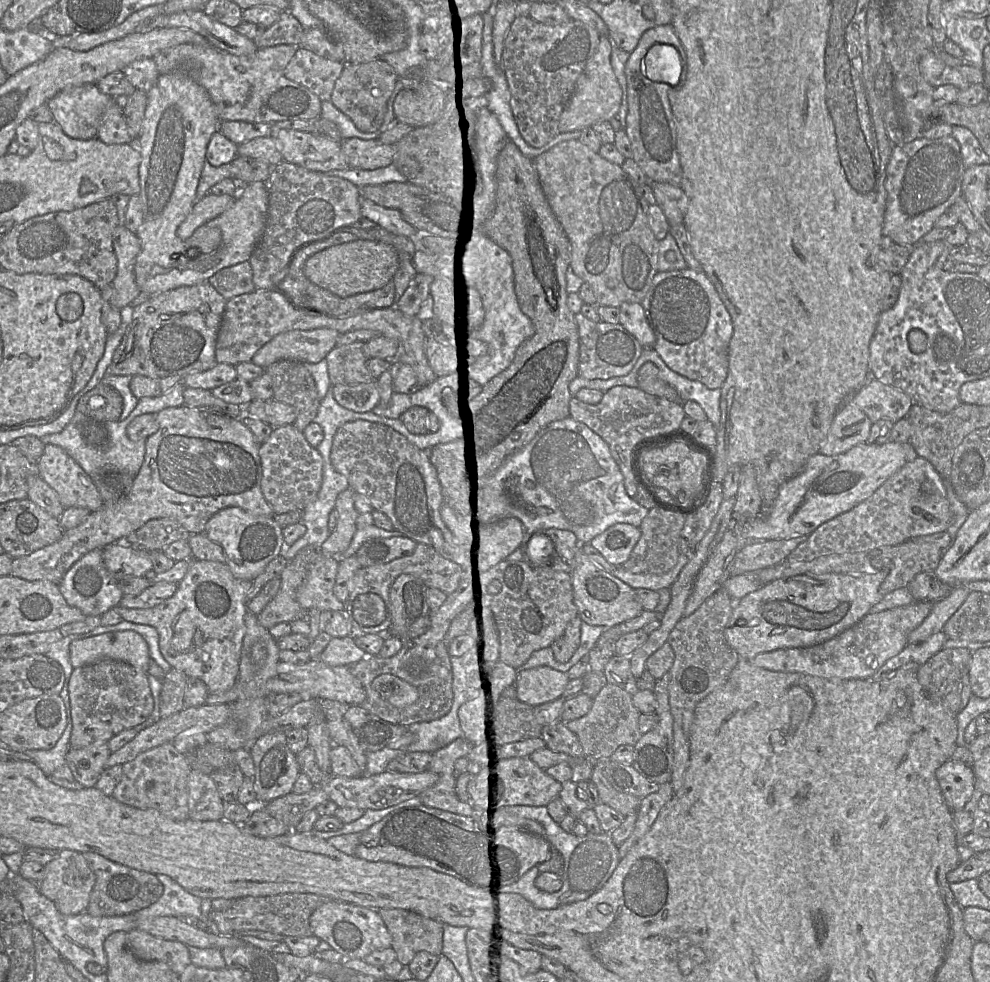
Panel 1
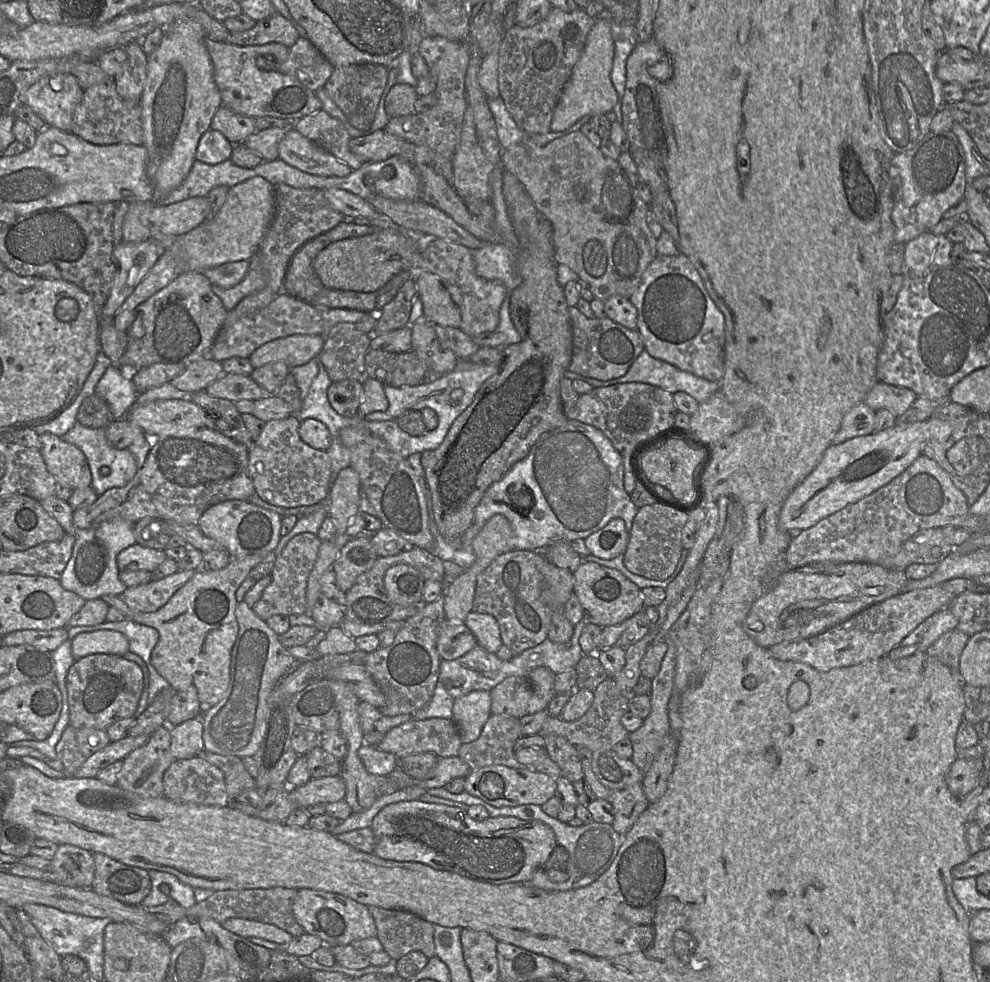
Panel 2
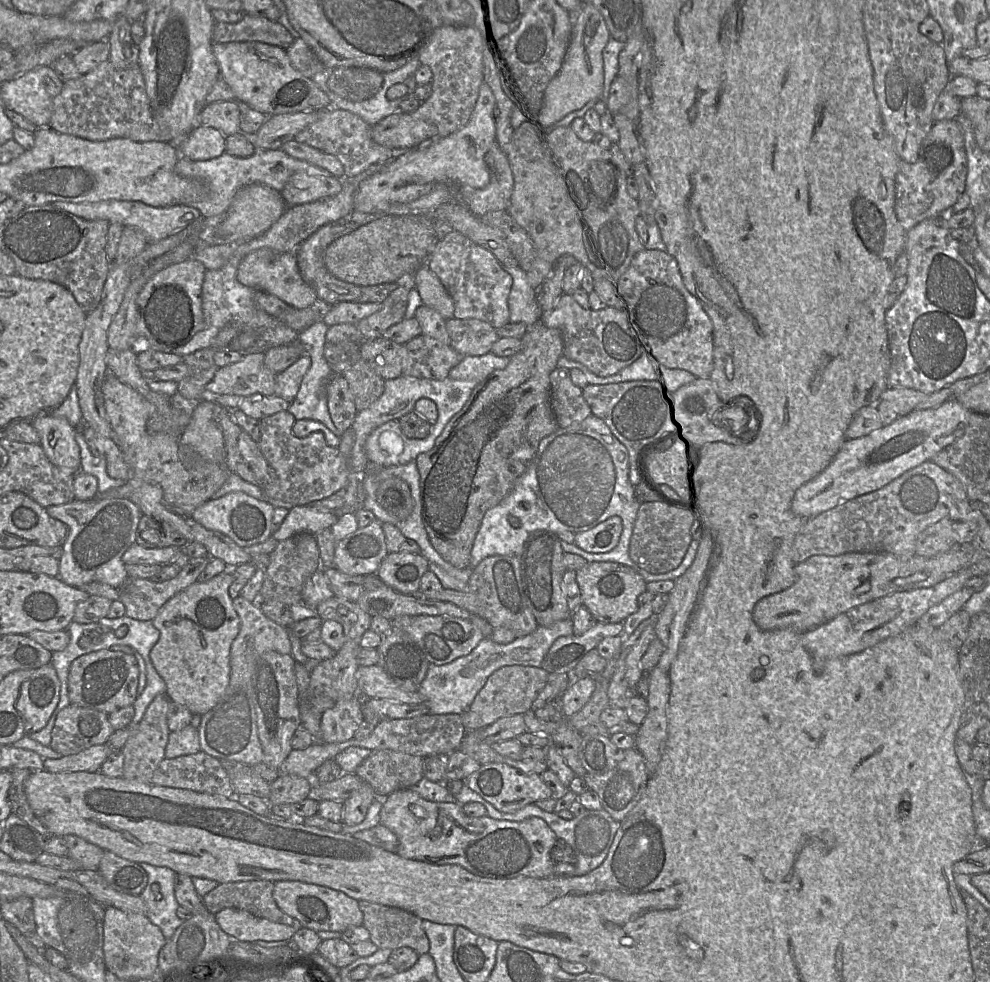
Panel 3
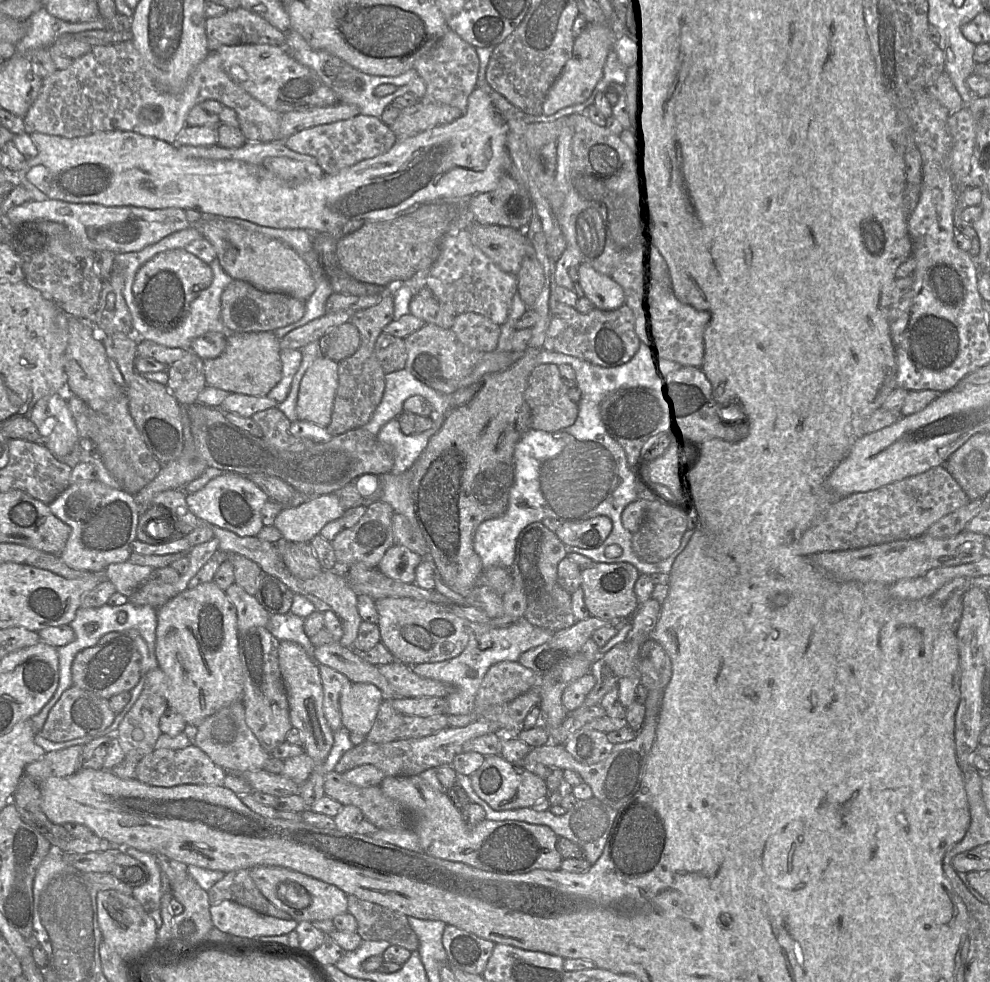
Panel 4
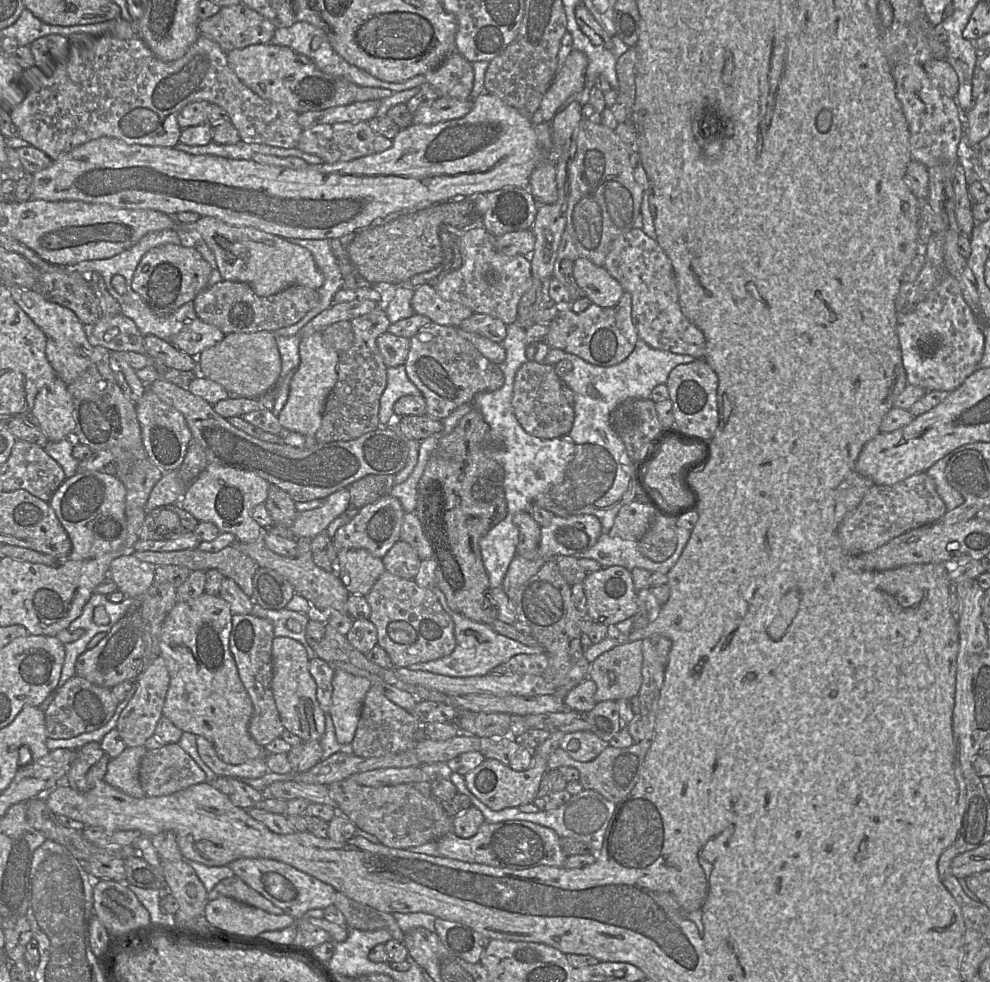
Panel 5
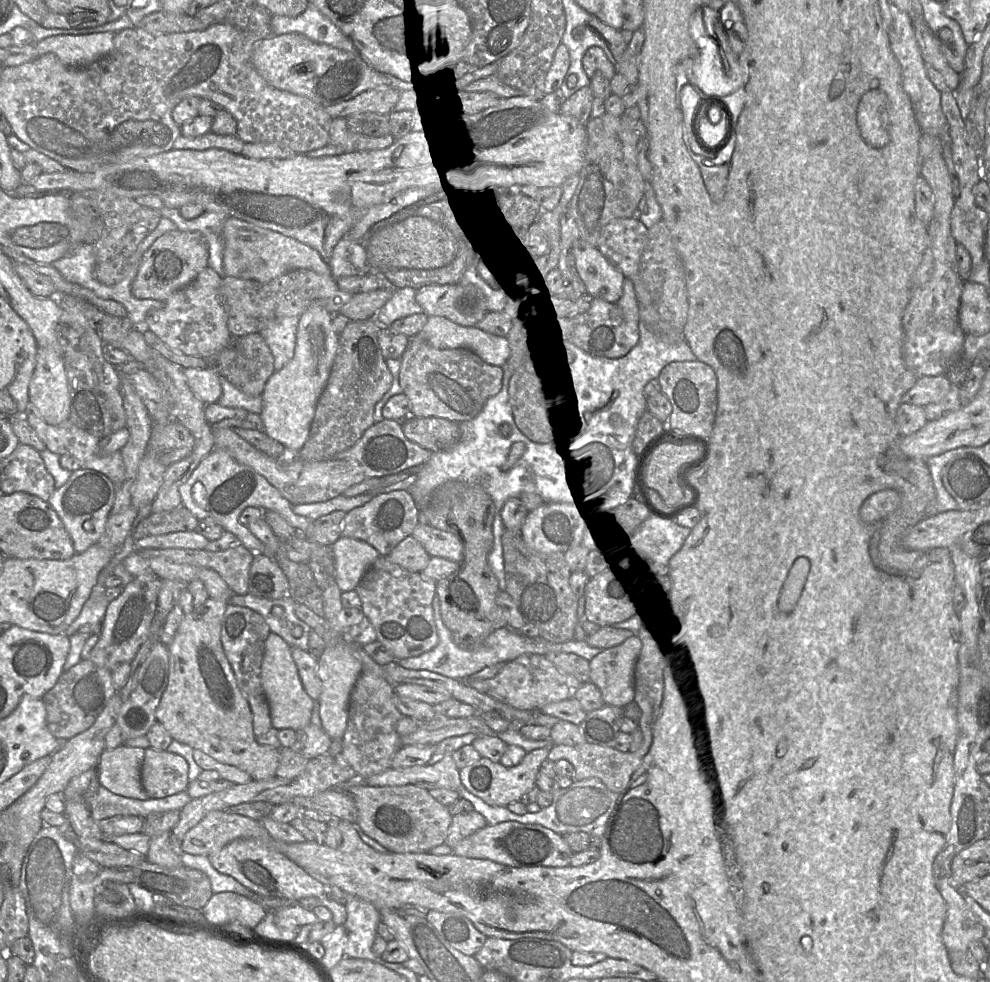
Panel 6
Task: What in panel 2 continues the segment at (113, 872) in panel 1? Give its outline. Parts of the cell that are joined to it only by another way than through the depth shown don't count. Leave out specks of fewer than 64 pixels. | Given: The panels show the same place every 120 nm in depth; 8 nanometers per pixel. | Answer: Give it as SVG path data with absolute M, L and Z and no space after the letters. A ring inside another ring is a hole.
M94 853L95 893L116 899L124 904L137 906L151 892L148 871L116 861L102 853Z

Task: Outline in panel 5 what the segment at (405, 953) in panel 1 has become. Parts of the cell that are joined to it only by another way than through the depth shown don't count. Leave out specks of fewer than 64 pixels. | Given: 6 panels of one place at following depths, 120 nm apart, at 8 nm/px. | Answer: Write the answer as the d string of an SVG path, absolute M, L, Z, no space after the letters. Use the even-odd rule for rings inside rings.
M337 891L333 904L344 915L348 929L362 931L385 929L389 931L394 940L404 941L405 933L401 930L392 914L356 902Z

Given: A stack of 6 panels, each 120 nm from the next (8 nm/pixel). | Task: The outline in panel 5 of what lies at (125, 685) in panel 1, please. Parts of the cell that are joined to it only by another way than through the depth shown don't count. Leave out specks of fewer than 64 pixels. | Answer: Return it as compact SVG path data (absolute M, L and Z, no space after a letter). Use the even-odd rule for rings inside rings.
M135 608L119 619L94 648L86 649L76 660L76 675L91 683L112 689L125 680L136 680L144 652L143 618Z

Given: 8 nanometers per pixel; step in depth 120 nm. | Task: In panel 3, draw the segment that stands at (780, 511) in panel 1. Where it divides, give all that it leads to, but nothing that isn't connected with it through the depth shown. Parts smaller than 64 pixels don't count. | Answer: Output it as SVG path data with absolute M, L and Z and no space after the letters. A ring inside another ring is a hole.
M950 399L935 408L915 409L869 435L846 439L830 464L796 491L791 503L793 513L810 519L848 500L881 489L959 439L971 413L957 399Z

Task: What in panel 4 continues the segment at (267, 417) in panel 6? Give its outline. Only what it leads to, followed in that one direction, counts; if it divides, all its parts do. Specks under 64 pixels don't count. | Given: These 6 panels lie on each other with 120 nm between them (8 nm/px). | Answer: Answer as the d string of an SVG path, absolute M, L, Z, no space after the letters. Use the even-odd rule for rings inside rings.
M320 355L306 370L301 379L296 403L297 419L326 428L331 419L337 385L338 363Z

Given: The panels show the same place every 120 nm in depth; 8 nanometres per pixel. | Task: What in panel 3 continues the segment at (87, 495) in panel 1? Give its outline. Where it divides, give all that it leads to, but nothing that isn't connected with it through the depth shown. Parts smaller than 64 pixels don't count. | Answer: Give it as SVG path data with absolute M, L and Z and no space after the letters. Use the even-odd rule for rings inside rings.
M46 415L32 422L48 460L63 472L75 476L81 469L80 448L75 440L77 428L65 417Z

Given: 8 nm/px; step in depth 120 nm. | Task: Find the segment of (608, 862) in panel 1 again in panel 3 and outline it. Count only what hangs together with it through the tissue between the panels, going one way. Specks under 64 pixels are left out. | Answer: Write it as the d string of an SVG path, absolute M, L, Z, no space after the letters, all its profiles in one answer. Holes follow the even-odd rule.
M465 783L461 792L454 797L455 801L460 805L470 802L481 804L487 811L487 816L495 820L506 821L523 821L530 817L537 817L544 820L551 830L556 834L559 840L564 840L568 843L576 855L576 871L578 876L583 876L598 866L606 859L619 823L614 820L604 809L600 810L585 810L581 814L574 816L571 820L564 820L557 816L555 812L545 812L535 804L527 805L526 807L512 813L502 813L494 808L489 802L480 797L476 792L471 790Z

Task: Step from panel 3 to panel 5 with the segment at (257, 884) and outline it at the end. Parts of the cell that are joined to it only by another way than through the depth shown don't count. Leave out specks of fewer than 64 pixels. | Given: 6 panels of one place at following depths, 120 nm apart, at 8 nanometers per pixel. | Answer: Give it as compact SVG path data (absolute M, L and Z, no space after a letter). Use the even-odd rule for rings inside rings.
M235 875L221 880L208 892L208 900L214 900L219 897L229 897L274 915L284 913L282 909L275 906Z

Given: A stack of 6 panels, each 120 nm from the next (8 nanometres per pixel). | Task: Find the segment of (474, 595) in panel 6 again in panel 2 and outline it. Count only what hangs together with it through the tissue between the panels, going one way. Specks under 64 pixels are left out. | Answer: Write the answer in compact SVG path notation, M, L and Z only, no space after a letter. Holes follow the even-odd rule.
M504 170L502 182L503 195L507 205L508 214L518 238L515 262L521 282L519 286L511 292L510 313L513 324L521 335L521 341L517 344L513 344L507 348L504 348L504 358L500 364L499 371L482 384L482 386L477 391L472 403L454 420L443 442L434 450L427 450L421 453L421 464L424 470L424 481L427 488L429 515L433 515L433 519L438 527L440 534L443 536L445 541L453 547L459 546L459 542L461 541L463 534L473 523L475 509L485 495L488 488L493 483L501 480L517 462L526 458L531 448L542 434L557 427L563 426L568 422L568 419L563 410L560 396L560 381L568 372L569 364L572 358L572 325L568 311L569 306L565 299L563 287L559 284L557 278L557 263L554 259L552 224L541 212L537 210L533 201L525 191L524 186L514 174Z

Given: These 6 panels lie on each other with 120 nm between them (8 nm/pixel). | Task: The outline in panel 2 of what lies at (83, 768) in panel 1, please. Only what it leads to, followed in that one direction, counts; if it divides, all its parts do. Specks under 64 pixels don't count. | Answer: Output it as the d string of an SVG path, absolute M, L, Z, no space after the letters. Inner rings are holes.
M68 725L56 745L56 754L63 763L65 773L68 776L73 776L91 755L109 743L107 730L78 729Z

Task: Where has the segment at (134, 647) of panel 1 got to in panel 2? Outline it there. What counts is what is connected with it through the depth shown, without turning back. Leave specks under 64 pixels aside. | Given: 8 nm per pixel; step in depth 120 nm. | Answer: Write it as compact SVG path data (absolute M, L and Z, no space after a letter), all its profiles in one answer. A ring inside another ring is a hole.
M97 630L75 636L71 649L75 660L96 653L122 656L129 652L129 641L124 634L118 631Z

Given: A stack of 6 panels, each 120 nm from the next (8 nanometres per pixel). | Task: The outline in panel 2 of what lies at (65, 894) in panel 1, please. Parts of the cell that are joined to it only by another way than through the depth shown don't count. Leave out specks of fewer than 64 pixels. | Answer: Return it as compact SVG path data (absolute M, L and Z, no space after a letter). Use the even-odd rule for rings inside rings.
M58 845L52 859L55 882L69 887L89 889L95 877L94 854L78 846Z

